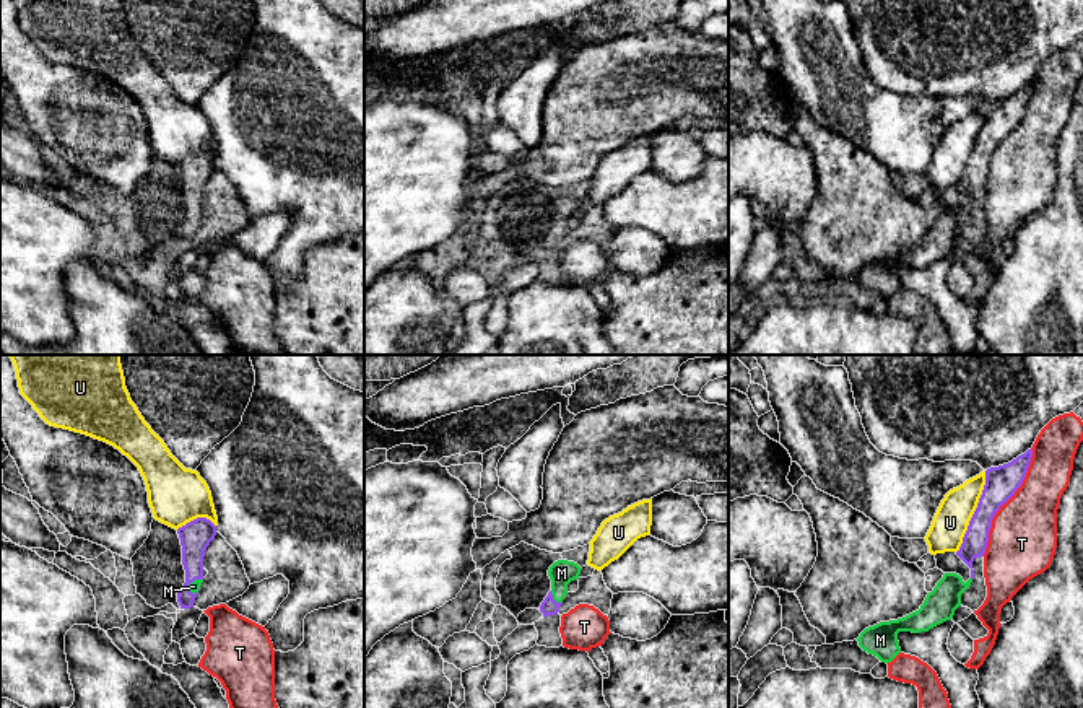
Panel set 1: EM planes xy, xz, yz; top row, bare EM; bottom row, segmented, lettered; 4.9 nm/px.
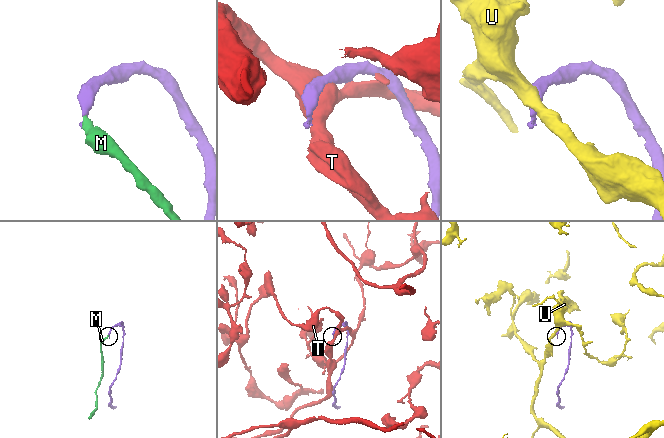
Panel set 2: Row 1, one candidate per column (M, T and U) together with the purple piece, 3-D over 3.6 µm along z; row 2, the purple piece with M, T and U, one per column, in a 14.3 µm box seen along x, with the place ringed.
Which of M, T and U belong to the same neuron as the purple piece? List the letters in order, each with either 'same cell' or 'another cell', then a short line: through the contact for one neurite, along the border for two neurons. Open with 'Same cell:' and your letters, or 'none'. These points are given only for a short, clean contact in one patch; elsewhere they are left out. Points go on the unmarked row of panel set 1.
Same cell: M
M: same cell; line xz (548, 241), (553, 235), (558, 228), (561, 209)
T: another cell
U: another cell

